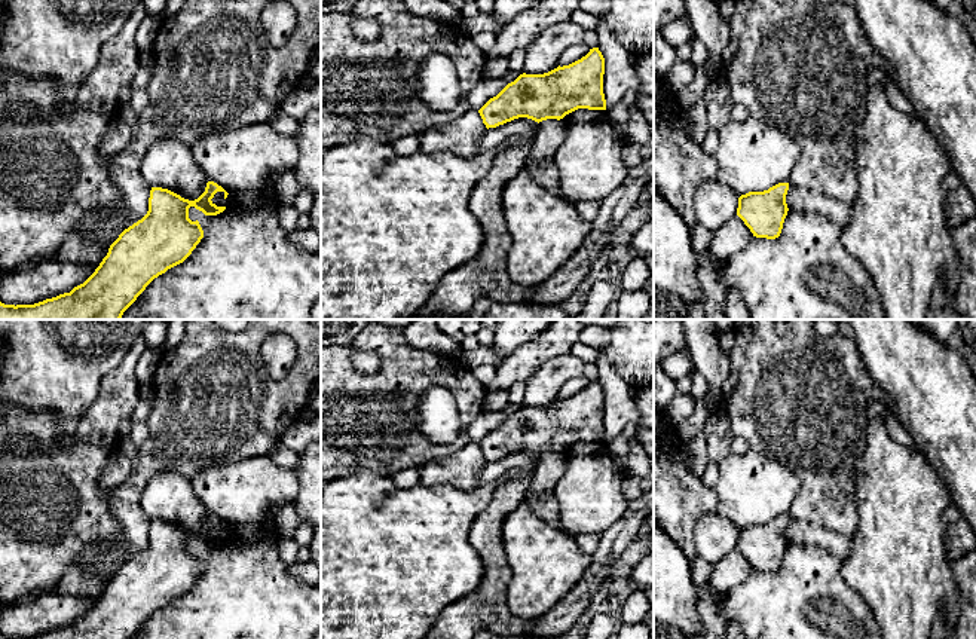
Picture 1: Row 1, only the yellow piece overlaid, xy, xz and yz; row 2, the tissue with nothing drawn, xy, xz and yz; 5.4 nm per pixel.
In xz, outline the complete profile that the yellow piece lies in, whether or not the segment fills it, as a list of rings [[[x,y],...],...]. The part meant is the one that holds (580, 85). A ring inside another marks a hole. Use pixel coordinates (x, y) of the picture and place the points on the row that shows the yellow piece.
[[[599,48],[581,59],[544,74],[520,74],[480,110],[486,128],[518,117],[535,122],[563,119],[578,110],[606,110],[603,94],[605,58]]]

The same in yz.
[[[778,183],[764,192],[749,192],[738,198],[737,215],[753,236],[775,239],[787,215],[786,195],[789,183]]]

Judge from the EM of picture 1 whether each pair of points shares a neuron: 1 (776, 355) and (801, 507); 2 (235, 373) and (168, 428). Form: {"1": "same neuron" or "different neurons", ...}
{"1": "same neuron", "2": "same neuron"}

